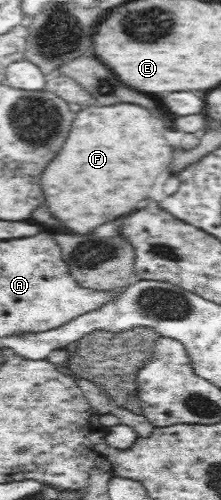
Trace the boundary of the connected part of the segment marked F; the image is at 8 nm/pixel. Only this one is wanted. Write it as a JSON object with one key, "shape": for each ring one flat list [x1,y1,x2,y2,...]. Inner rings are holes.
{"shape":[[133,104,79,110,69,124,63,146,39,178,43,202,55,226,67,234,89,234,147,198,149,186,171,162,171,146,163,140,167,130,169,118,159,120]]}

